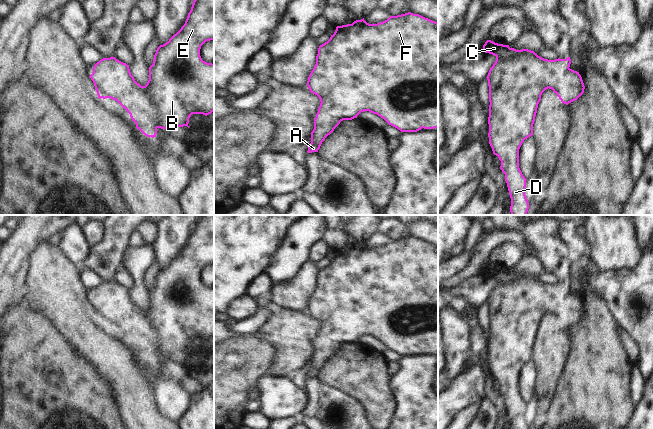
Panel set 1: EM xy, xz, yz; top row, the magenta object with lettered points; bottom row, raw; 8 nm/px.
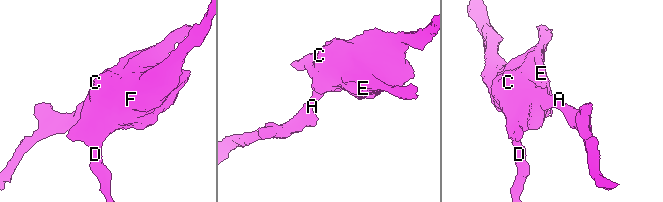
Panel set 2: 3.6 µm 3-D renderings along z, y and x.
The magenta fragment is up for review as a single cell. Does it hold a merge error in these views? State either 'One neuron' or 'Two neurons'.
One neuron

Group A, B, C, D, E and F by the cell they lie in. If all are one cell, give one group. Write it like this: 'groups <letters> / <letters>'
groups A B C D E F

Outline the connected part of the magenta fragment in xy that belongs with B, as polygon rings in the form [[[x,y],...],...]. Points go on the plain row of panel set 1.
[[[200,215],[193,225],[185,248],[168,266],[157,272],[145,310],[135,305],[129,289],[115,281],[103,282],[97,286],[89,301],[98,322],[116,324],[145,360],[156,361],[158,352],[189,352],[192,338],[207,340],[214,335],[214,288],[203,285],[200,280],[201,270],[210,264],[214,264],[214,215]]]

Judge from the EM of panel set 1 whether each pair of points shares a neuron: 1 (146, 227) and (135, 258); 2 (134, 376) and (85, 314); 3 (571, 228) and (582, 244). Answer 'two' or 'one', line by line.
1: two
2: one
3: one

